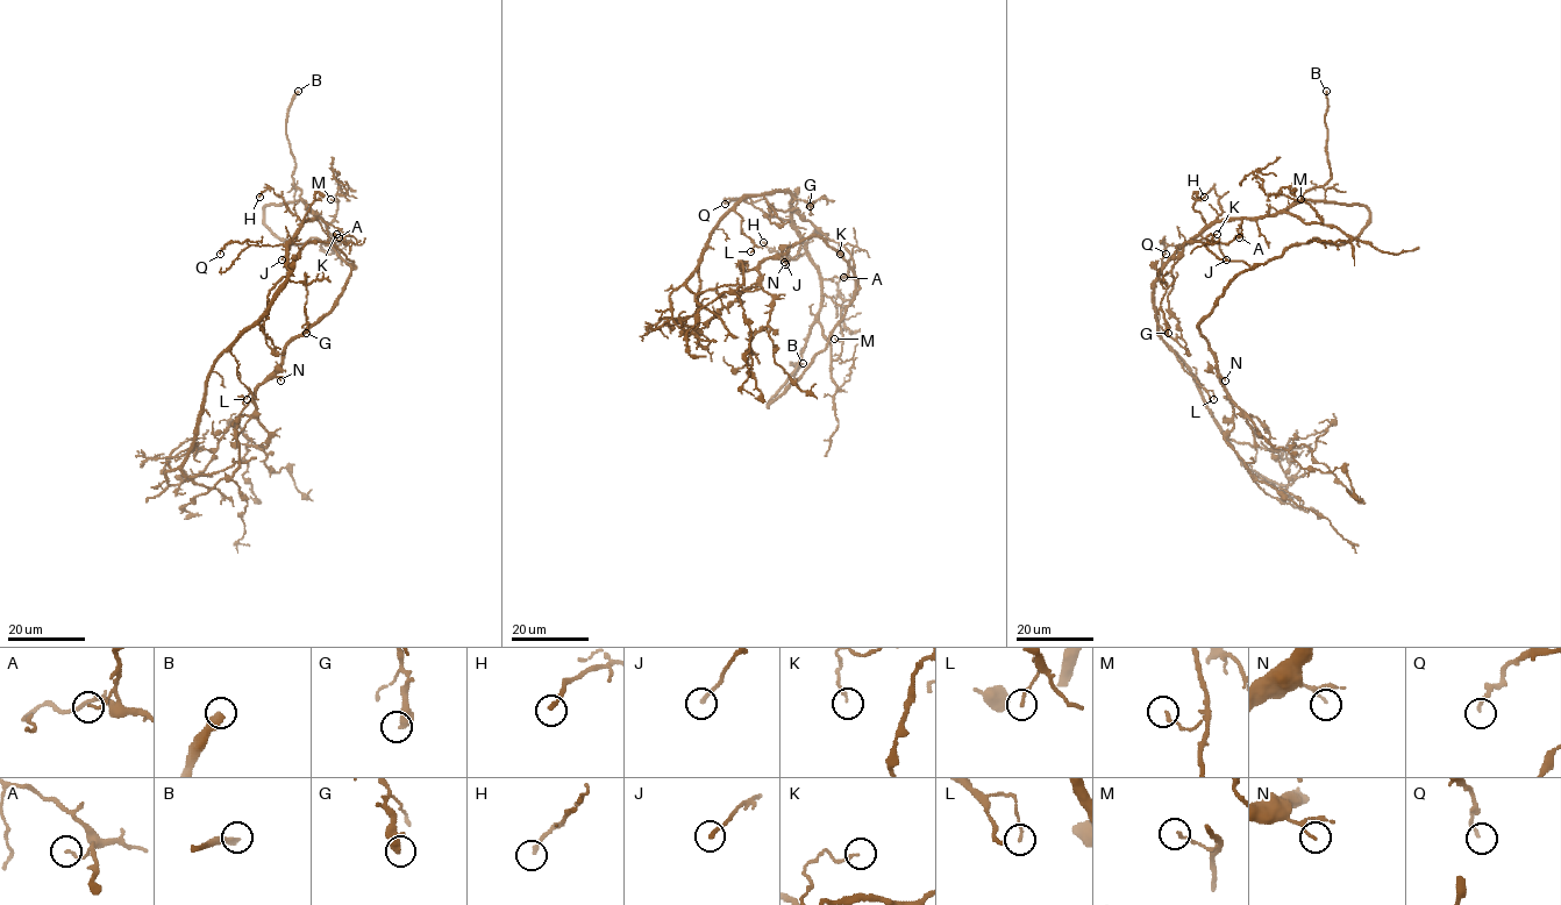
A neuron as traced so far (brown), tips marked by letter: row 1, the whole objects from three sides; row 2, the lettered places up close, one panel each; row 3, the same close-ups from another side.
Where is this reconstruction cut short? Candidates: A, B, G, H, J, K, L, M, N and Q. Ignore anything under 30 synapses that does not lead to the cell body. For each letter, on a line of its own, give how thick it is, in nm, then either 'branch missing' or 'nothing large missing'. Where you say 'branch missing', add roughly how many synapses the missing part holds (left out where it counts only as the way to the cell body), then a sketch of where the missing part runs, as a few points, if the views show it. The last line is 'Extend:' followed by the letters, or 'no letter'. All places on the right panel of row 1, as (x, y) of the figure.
A: 110 nm | nothing large missing
B: 280 nm | branch missing | (1326, 91), (1332, 82), (1326, 76), (1320, 82), (1285, 87), (1271, 85), (1263, 77), (1262, 65)
G: 400 nm | nothing large missing
H: 180 nm | nothing large missing
J: 190 nm | nothing large missing
K: 120 nm | nothing large missing
L: 120 nm | nothing large missing
M: 140 nm | nothing large missing
N: 100 nm | nothing large missing
Q: 150 nm | nothing large missing
Extend: B

